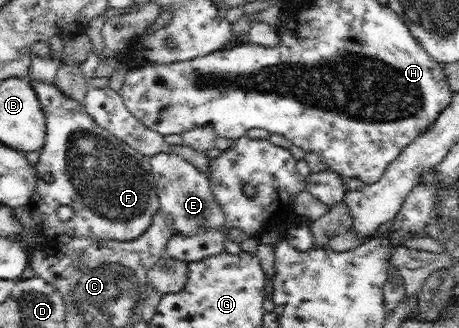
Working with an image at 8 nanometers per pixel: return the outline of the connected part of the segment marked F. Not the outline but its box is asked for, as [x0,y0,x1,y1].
[22,80,160,242]

